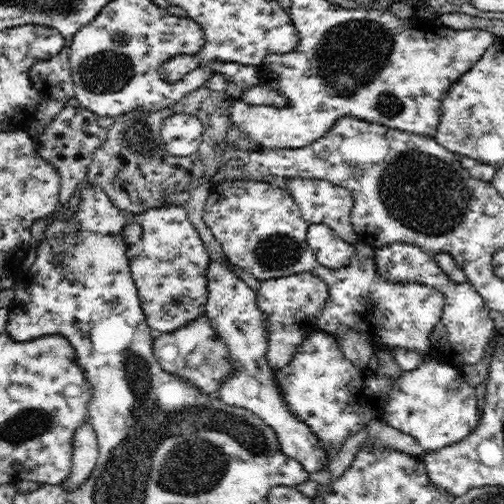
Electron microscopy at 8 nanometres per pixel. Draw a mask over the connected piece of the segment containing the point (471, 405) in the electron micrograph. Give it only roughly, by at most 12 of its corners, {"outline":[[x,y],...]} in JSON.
{"outline":[[427,354],[391,382],[390,427],[427,451],[464,440],[480,415],[460,370]]}

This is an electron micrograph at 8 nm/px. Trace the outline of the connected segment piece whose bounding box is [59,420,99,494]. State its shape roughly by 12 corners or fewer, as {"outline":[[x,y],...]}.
{"outline":[[88,420],[73,437],[72,470],[62,493],[77,489],[98,458],[97,435]]}

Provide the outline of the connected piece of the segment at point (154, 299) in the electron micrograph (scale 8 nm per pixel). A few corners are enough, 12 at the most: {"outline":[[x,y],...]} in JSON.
{"outline":[[185,206],[135,218],[126,255],[153,333],[206,313],[208,250]]}

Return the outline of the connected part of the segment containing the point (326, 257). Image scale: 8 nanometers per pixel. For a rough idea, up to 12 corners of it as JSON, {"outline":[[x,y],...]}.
{"outline":[[309,224],[307,243],[328,269],[346,266],[353,243],[325,224]]}

